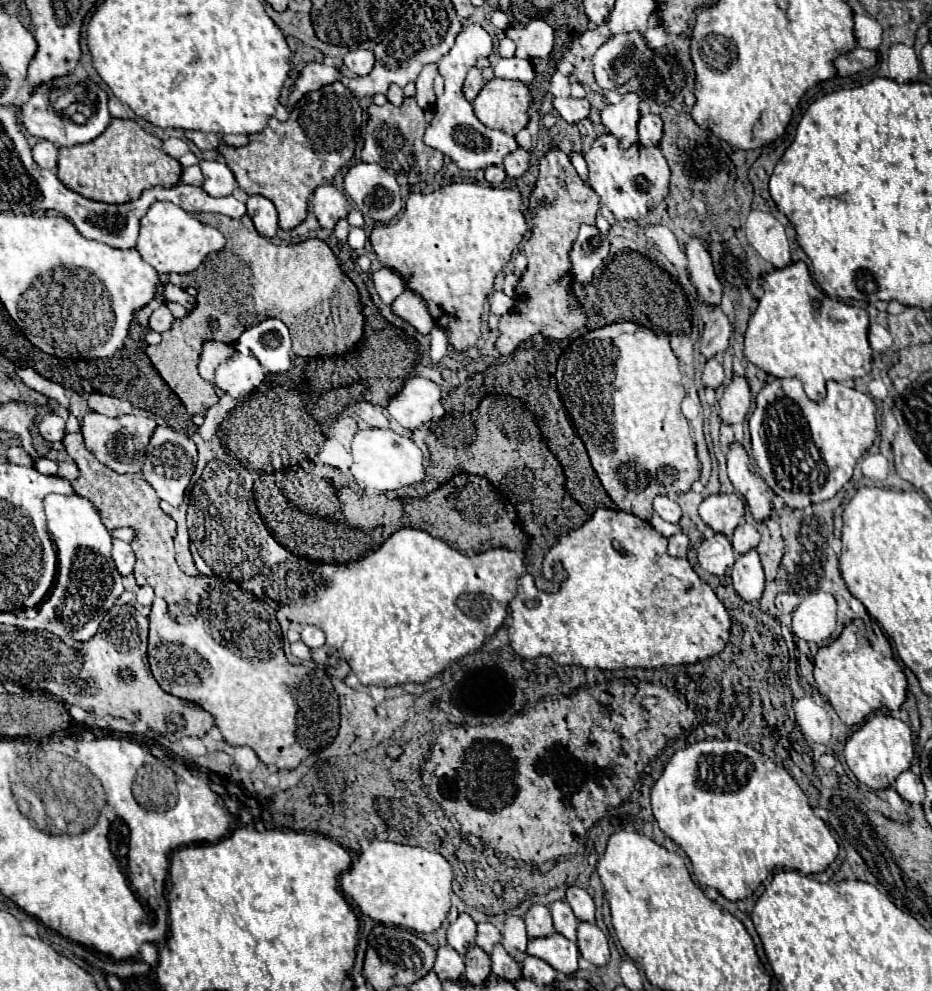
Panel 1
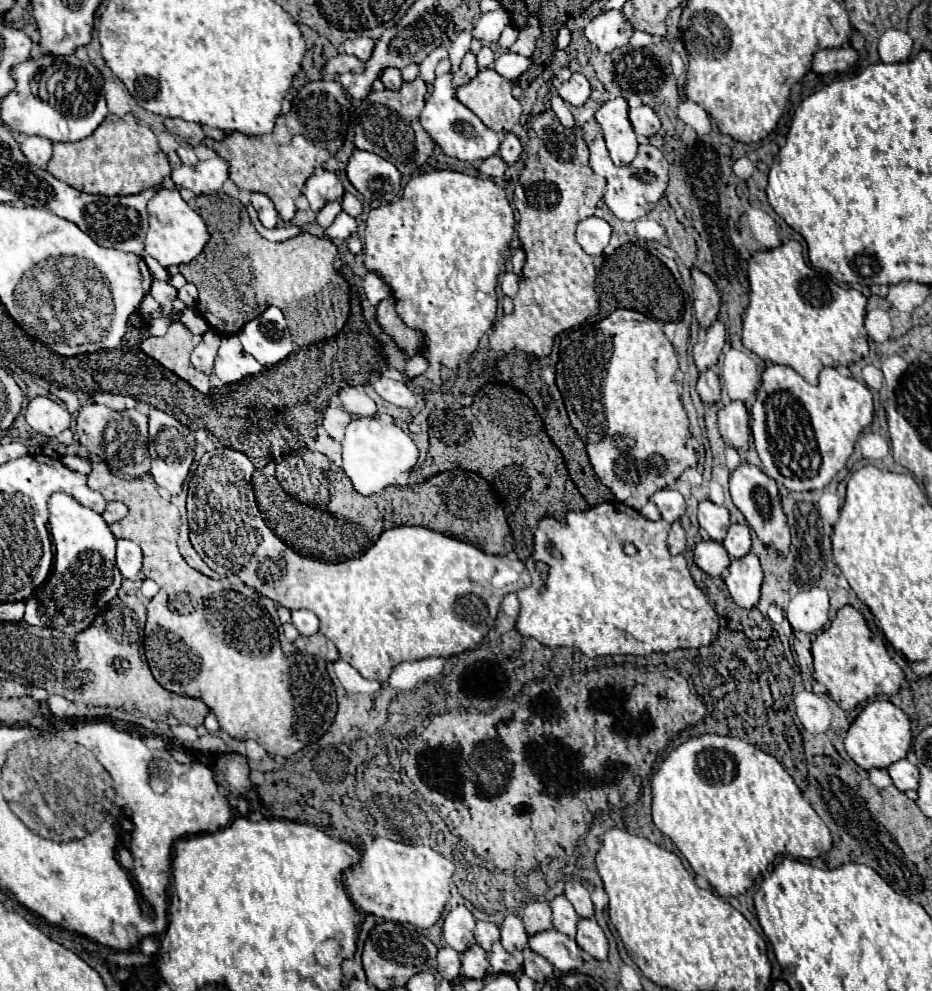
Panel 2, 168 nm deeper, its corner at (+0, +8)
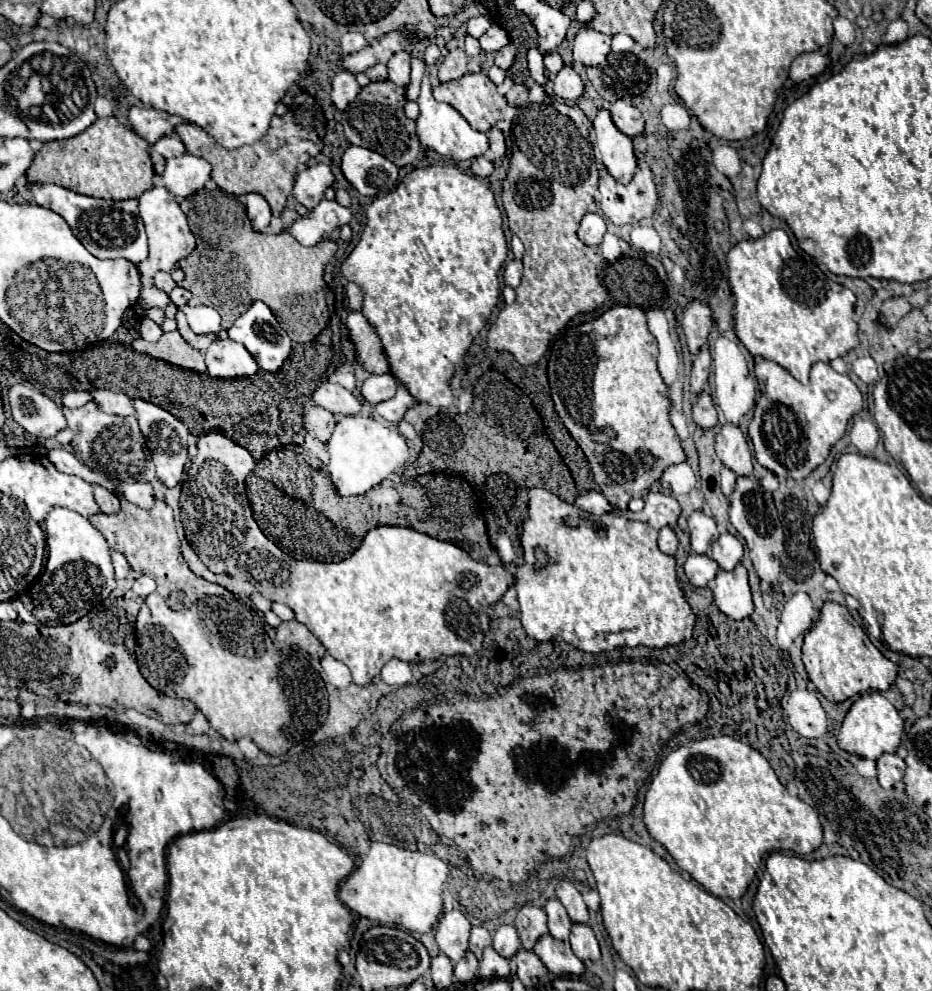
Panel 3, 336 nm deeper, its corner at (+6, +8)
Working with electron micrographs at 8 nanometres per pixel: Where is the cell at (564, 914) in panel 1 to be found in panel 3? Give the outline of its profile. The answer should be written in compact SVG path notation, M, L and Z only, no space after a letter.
M550 899L544 907L546 915L548 915L548 929L550 929L550 935L554 939L560 939L560 941L566 941L568 935L570 935L570 927L572 927L572 921L568 919L568 913L564 909L564 905L558 901L558 899Z

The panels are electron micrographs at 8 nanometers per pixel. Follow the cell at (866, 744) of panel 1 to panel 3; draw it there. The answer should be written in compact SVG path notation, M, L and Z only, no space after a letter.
M864 693L860 695L850 711L844 717L842 729L838 733L838 745L840 749L860 755L866 759L878 759L882 753L894 753L896 747L900 745L904 733L904 721L898 715L896 707L882 695L882 693Z

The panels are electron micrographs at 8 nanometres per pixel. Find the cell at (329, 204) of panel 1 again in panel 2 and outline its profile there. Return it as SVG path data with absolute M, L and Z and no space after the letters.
M320 169L320 171L316 171L306 181L302 193L310 201L310 209L314 213L318 213L326 203L330 203L330 201L342 201L344 187L342 187L340 179L334 173Z

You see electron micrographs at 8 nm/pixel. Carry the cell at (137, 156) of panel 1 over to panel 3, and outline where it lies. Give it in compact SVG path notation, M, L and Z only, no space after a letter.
M116 117L96 119L88 131L82 131L72 139L44 143L26 171L28 185L54 183L80 195L112 201L138 199L144 191L152 189L152 177L154 167L148 155L148 143Z

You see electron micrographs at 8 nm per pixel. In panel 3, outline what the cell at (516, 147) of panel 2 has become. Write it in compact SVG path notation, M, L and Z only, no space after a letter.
M492 127L488 131L488 139L490 139L490 155L494 159L502 159L506 153L506 143L504 143L504 135L498 127Z

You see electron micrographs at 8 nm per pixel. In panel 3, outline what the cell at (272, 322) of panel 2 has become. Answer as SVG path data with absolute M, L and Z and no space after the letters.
M262 301L252 303L252 307L234 321L234 325L228 329L228 337L234 339L236 343L242 343L250 351L250 355L256 359L258 367L264 369L264 371L270 371L270 373L280 371L280 367L284 365L284 361L288 359L288 355L292 351L290 337L280 327L280 323L272 315L270 307L266 303L262 303Z

